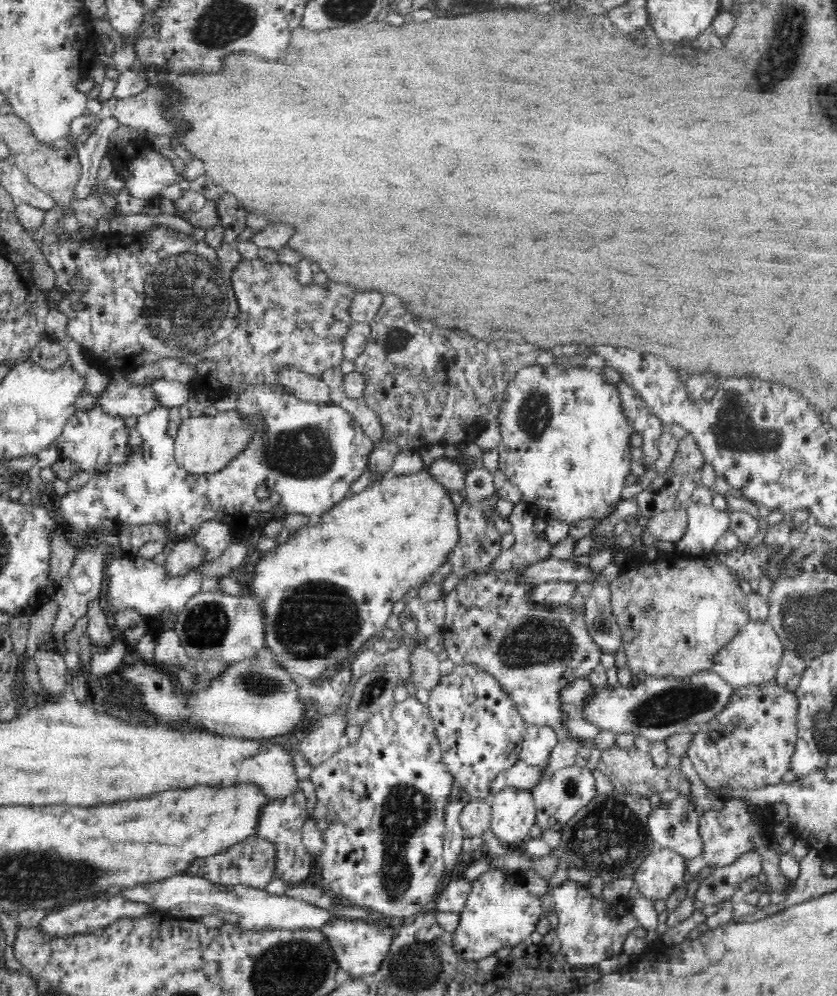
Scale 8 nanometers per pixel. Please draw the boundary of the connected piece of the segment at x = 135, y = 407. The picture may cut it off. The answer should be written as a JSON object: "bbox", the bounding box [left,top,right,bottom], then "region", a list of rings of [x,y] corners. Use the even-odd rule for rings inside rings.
{"bbox":[96,380,159,418],"region":[[[128,380],[111,381],[98,398],[96,406],[106,415],[128,418],[151,412],[159,404],[154,389],[150,385],[135,385]]]}

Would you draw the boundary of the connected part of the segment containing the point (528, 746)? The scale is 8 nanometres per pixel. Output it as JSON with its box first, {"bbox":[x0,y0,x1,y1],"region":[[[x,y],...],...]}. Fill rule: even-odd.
{"bbox":[519,724,558,766],"region":[[[525,724],[520,744],[519,760],[532,766],[547,764],[552,749],[558,742],[553,726]]]}

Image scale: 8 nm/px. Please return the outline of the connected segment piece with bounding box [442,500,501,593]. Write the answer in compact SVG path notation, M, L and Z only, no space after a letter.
M464 500L461 505L457 507L457 521L460 532L460 542L452 549L449 556L451 563L451 572L444 578L442 585L444 590L448 593L456 588L458 580L464 576L488 566L501 551L501 535L495 528L495 525L490 516L486 515L479 506L470 504Z

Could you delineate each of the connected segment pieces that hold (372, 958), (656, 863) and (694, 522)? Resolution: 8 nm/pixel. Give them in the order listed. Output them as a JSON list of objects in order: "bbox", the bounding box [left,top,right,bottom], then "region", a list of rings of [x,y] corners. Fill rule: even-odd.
[{"bbox":[318,918,396,979],"region":[[[332,918],[318,929],[328,942],[338,968],[350,972],[353,978],[369,979],[378,972],[380,962],[390,951],[396,936],[396,924],[390,926],[370,925],[368,921],[348,921]]]},{"bbox":[633,848,687,902],"region":[[[653,848],[641,862],[633,880],[642,895],[655,902],[667,900],[674,890],[684,888],[687,860],[676,851]]]},{"bbox":[675,502,729,557],"region":[[[692,502],[687,508],[687,532],[680,540],[675,542],[675,553],[684,555],[694,555],[710,557],[710,548],[717,542],[718,538],[725,534],[729,528],[729,514],[719,511],[713,505]]]}]

